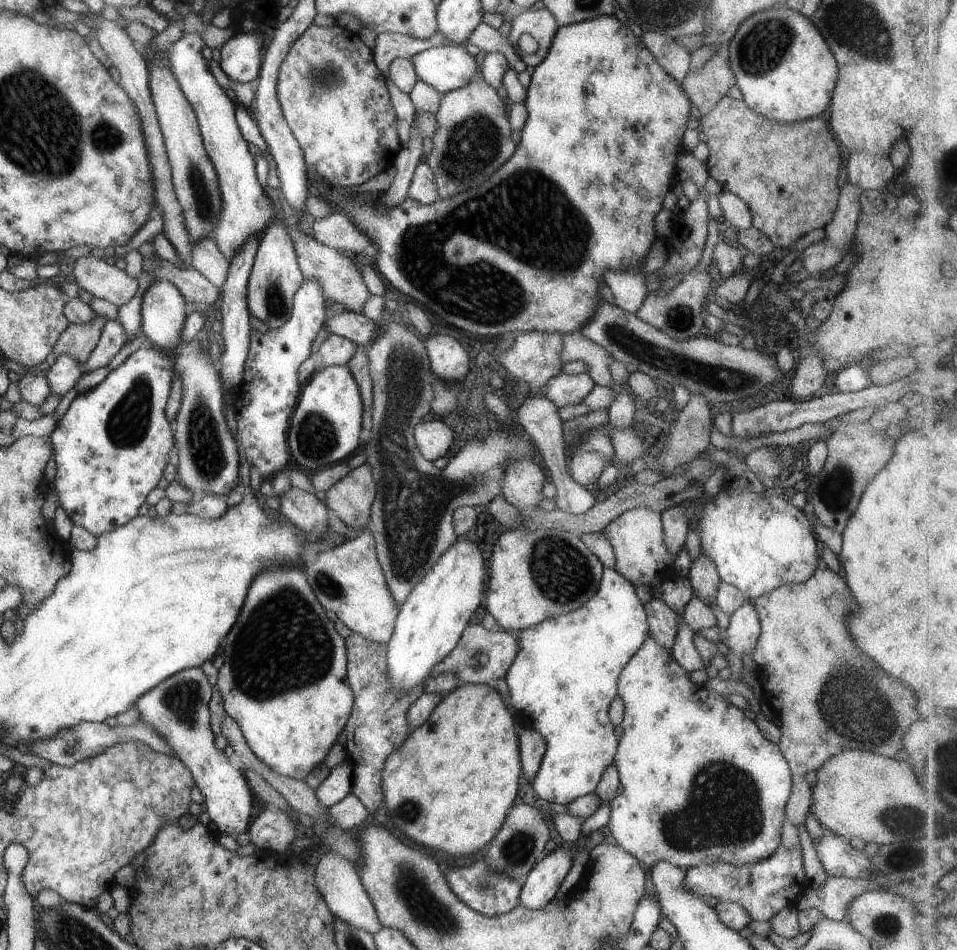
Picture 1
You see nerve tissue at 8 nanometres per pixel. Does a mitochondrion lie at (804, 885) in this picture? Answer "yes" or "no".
no

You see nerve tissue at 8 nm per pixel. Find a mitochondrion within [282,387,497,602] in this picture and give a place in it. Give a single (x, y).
(316, 437)

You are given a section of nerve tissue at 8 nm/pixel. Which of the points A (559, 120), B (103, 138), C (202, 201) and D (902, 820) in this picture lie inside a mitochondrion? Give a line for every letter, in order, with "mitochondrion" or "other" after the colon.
A: other
B: mitochondrion
C: mitochondrion
D: mitochondrion

